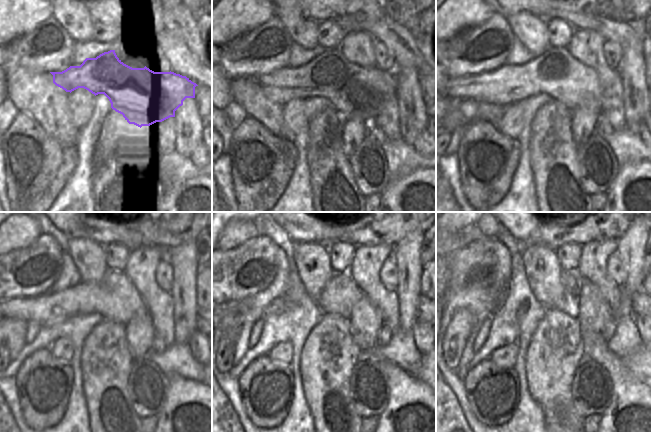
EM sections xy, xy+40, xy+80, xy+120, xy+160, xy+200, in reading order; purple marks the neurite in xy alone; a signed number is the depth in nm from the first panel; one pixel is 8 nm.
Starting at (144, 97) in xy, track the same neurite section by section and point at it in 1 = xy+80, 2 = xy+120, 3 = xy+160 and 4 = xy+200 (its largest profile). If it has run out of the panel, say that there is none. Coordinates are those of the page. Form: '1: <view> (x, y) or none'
1: xy+80 (556, 72)
2: xy+120 (114, 297)
3: xy+160 (341, 293)
4: xy+200 (569, 303)

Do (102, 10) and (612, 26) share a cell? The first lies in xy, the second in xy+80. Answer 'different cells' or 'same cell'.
same cell

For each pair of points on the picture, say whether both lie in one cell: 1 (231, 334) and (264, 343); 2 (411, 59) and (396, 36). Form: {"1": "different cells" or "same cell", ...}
{"1": "different cells", "2": "same cell"}

